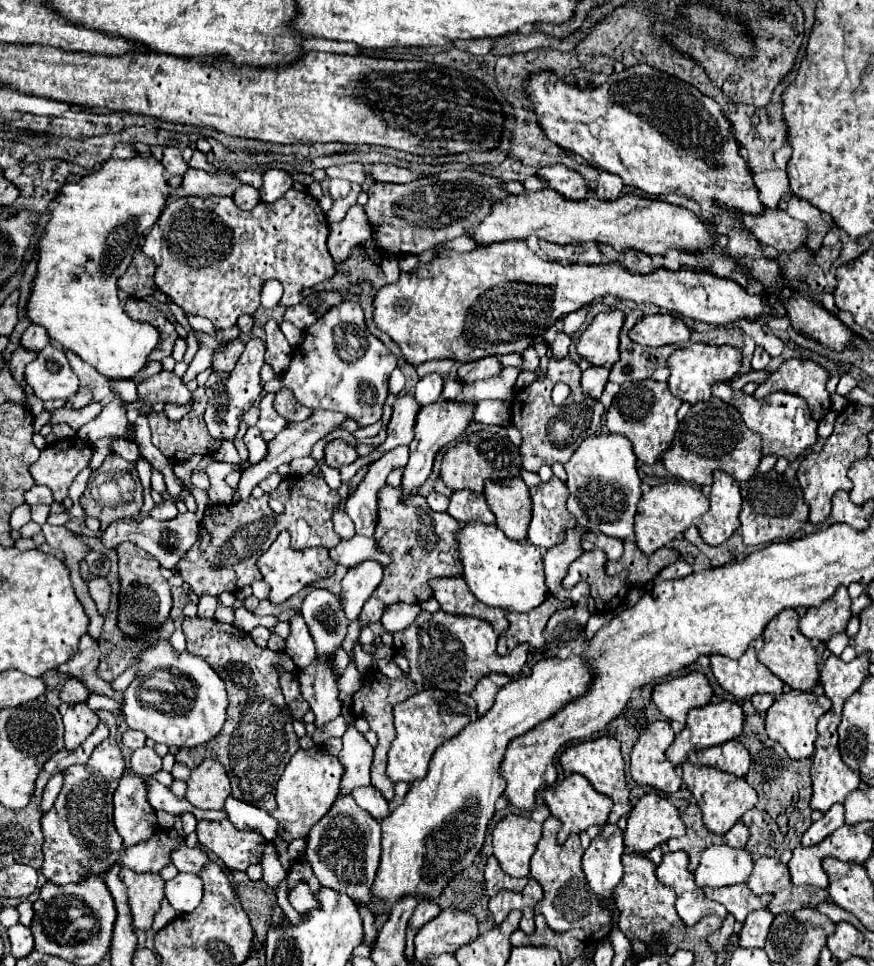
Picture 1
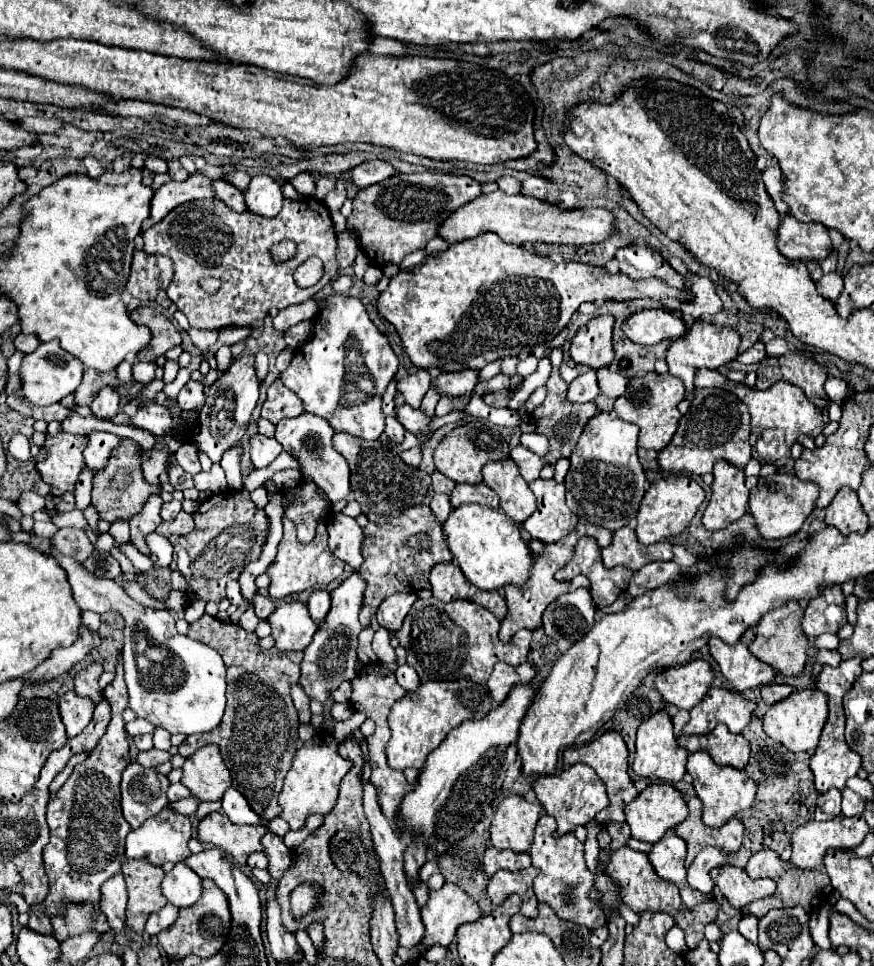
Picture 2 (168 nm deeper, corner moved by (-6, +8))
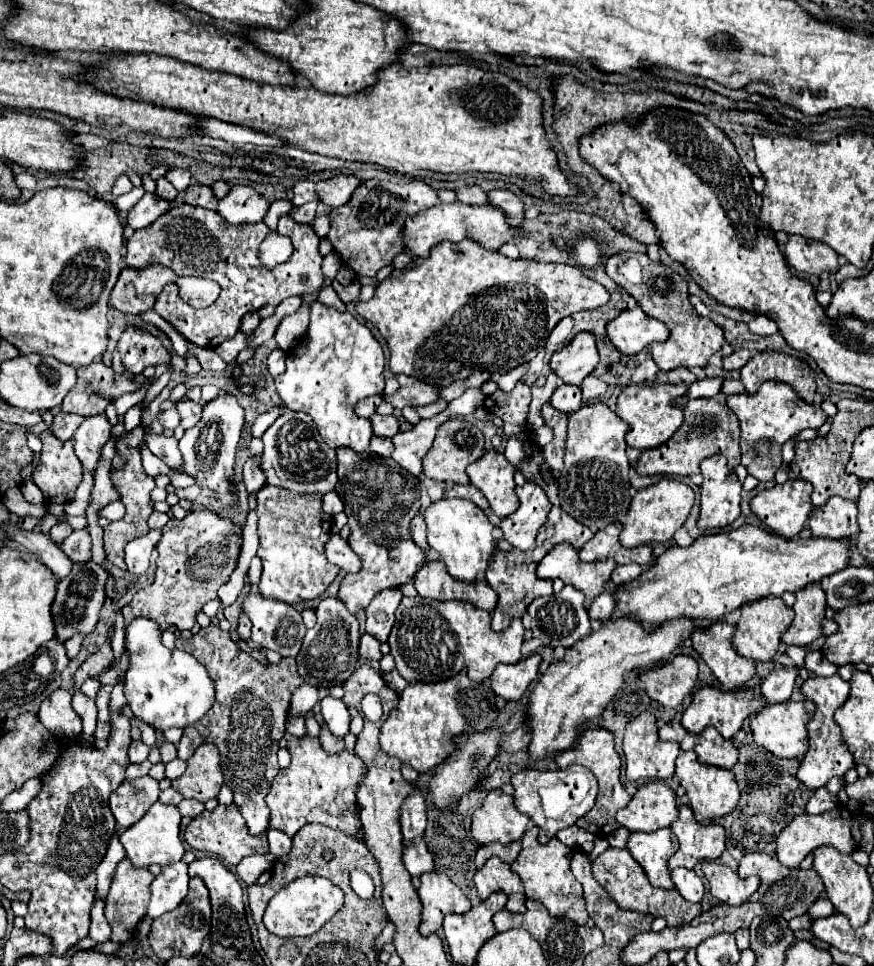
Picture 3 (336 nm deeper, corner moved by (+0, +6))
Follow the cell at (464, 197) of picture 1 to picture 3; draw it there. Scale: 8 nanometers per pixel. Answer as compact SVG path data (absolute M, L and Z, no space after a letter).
M365 180L351 200L331 210L331 244L333 250L347 262L357 276L375 276L393 258L405 252L403 226L409 216L415 216L439 204L439 192L423 180L409 184L393 184L389 180Z

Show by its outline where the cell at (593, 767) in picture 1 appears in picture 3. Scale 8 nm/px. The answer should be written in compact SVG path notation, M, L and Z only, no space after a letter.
M595 728L595 730L585 730L581 734L581 738L577 740L577 744L569 750L563 750L555 756L555 762L559 768L567 768L571 764L581 764L585 768L589 768L597 780L599 780L599 796L597 796L597 802L595 802L595 808L591 812L587 812L587 816L583 816L583 822L587 826L581 826L585 828L587 832L599 836L599 838L607 838L609 834L613 834L619 824L615 820L615 814L617 810L625 808L631 800L631 796L625 792L623 784L620 781L620 772L622 761L617 750L615 750L615 736L609 732L609 730L603 730L603 728Z

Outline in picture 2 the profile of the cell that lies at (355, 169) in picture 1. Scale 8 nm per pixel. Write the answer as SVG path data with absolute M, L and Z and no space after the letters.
M337 178L335 188L323 198L323 204L327 206L327 210L339 212L339 208L341 208L343 202L345 202L345 198L347 198L347 192L345 192L345 178Z

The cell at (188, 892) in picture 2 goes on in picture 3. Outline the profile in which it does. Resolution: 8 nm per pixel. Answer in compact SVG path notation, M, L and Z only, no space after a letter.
M179 860L175 864L163 866L161 874L151 884L151 902L147 916L157 918L165 912L171 912L175 906L179 906L179 902L183 902L187 890L189 890L187 864Z

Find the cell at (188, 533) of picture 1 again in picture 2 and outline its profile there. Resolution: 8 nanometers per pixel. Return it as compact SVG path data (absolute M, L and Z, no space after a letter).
M179 512L173 522L163 522L157 530L161 536L171 536L171 534L189 534L193 532L193 516L187 512Z

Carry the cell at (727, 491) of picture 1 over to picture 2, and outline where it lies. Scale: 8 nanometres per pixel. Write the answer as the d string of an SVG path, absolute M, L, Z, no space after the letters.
M727 460L715 462L713 478L711 500L703 514L703 526L707 530L721 530L747 512L749 490L745 488L743 470Z

